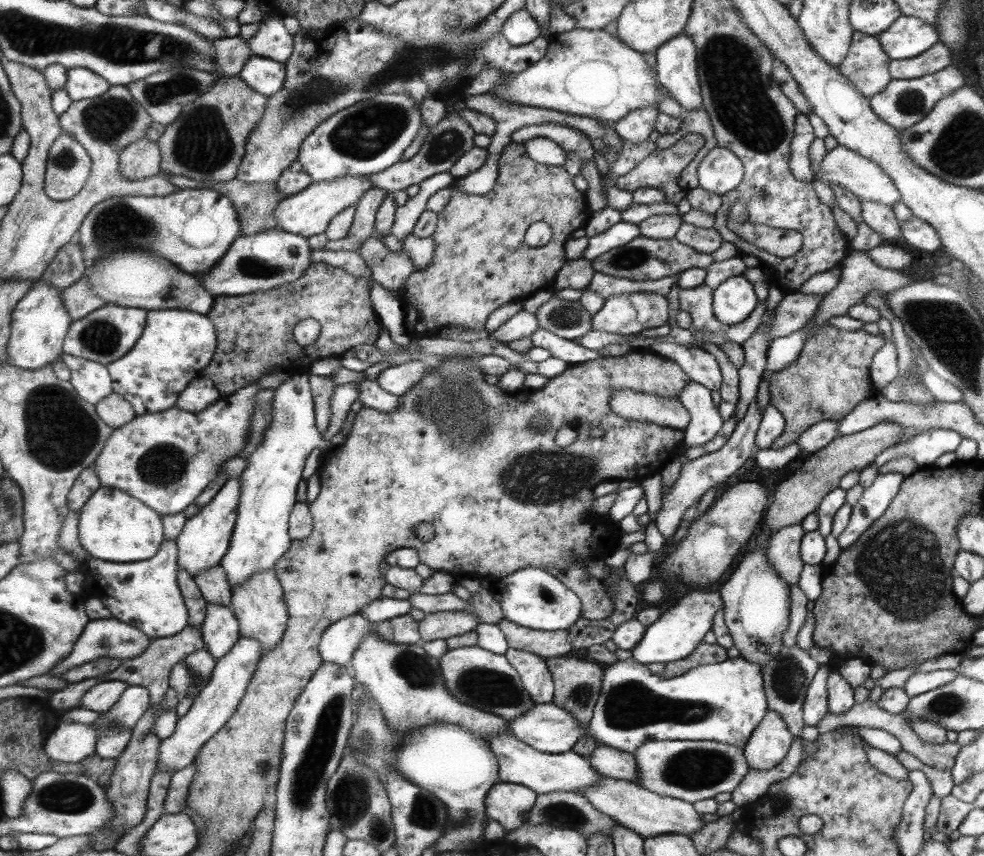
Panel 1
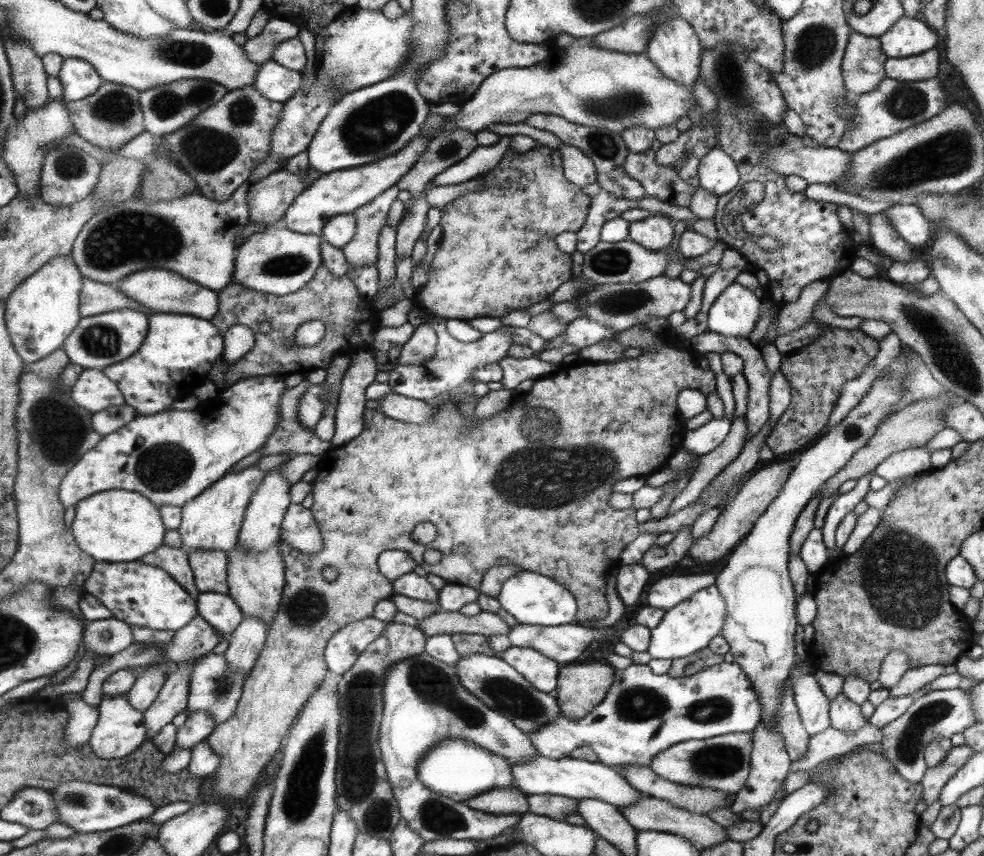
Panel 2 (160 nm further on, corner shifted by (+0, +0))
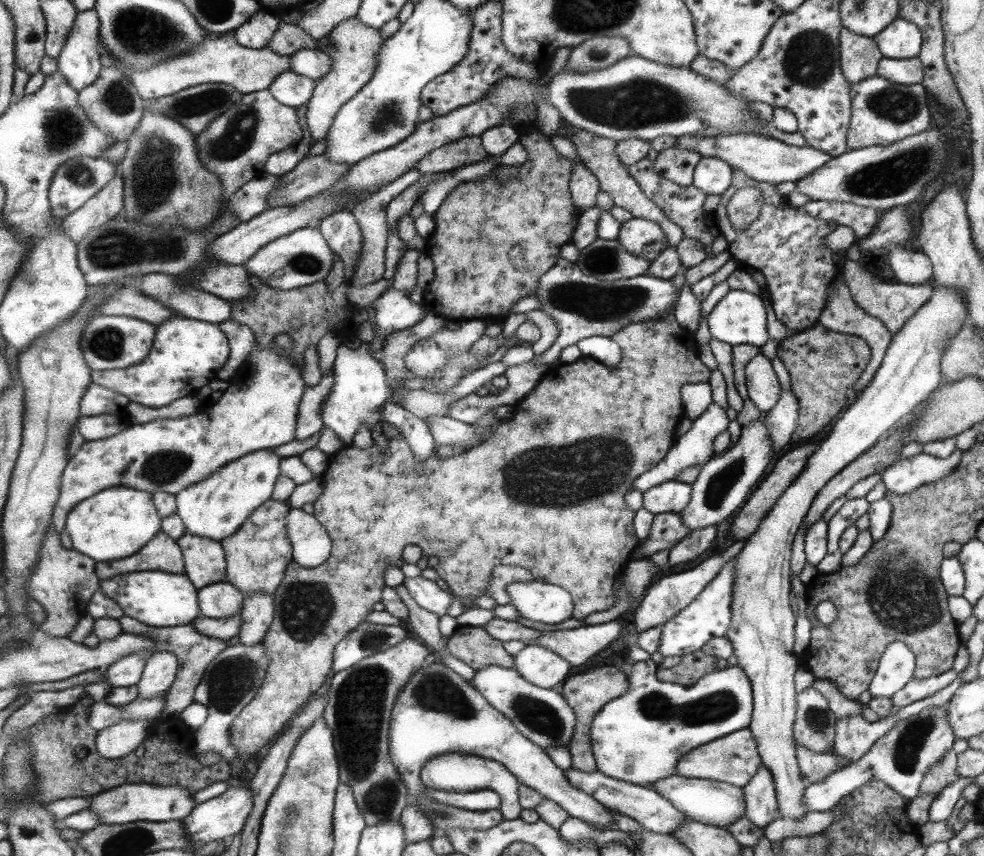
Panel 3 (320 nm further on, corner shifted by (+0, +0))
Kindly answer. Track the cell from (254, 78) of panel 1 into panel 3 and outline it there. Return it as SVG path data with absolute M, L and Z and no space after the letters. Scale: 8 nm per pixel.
M285 71L273 79L267 92L271 93L280 104L288 105L289 108L299 108L306 106L308 101L312 99L313 88L315 87L316 81L309 77Z

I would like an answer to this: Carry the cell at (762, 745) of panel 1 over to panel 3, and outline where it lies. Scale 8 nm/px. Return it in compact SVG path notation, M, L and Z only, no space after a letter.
M761 764L756 775L743 789L745 801L744 817L757 828L765 828L778 817L775 787L770 772Z

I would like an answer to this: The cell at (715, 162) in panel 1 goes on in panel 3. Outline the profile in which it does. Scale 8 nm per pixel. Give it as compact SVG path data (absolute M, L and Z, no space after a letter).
M716 157L701 158L692 175L692 185L706 195L720 195L732 184L732 166Z

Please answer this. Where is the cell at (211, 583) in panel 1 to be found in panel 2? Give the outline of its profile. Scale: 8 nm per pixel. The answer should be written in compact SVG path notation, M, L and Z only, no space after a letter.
M189 550L188 553L193 573L196 574L198 592L227 594L227 553L206 550L201 550L201 552L191 552L191 550Z

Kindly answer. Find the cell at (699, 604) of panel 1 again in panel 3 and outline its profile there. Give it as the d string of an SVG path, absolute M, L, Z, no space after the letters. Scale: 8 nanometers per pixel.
M733 559L726 560L721 566L719 574L705 586L694 599L683 610L680 610L673 618L662 624L661 637L657 652L667 657L683 657L701 649L705 642L711 638L727 636L728 627L732 620L732 591L733 591Z

